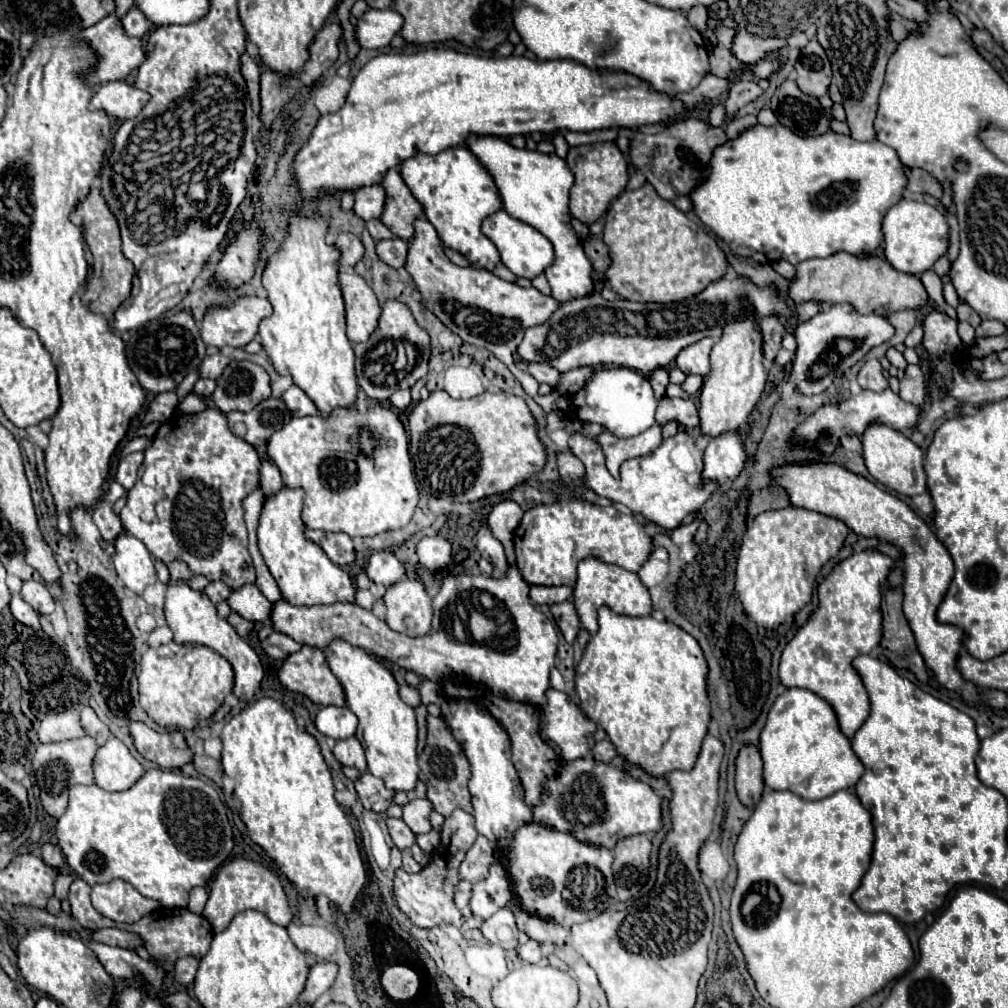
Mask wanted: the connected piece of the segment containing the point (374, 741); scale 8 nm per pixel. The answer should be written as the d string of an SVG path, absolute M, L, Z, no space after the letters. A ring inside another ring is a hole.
M336 639L326 649L330 671L344 687L346 707L358 717L356 737L362 741L368 771L384 781L392 791L412 791L418 781L418 755L416 755L416 715L398 695L398 683L394 675L382 667L368 651L348 645Z

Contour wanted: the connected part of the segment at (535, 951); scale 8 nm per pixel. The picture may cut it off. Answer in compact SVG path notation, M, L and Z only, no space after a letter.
M532 939L518 949L518 955L520 955L520 959L526 961L526 963L542 963L542 961L544 961L542 949L540 949L538 943L532 941Z

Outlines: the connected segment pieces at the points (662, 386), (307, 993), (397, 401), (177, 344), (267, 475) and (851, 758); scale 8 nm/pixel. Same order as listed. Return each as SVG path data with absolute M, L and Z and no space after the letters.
M666 369L652 371L650 373L650 383L652 383L652 389L654 389L656 399L662 399L664 397L664 391L666 391L666 385L668 385L668 371Z
M316 963L316 965L312 965L310 973L308 973L308 979L306 979L306 987L300 993L298 1003L314 1005L318 1001L318 997L324 995L332 987L332 983L336 979L336 973L338 973L336 963Z
M396 391L392 397L390 397L390 403L396 407L396 409L406 409L410 405L410 391Z
M180 311L176 315L164 315L146 323L130 335L126 341L126 359L132 373L138 377L140 385L150 393L174 391L180 381L194 371L206 355L206 345L200 339L200 331L194 323L190 311Z
M262 461L260 467L260 489L264 491L264 497L268 499L268 495L276 495L276 491L280 491L280 487L284 487L280 471L274 463L270 461Z
M786 689L770 707L766 723L760 731L760 755L764 763L764 785L774 791L792 791L802 799L824 799L840 789L852 789L862 777L864 767L850 747L850 739L842 735L834 709L808 689Z

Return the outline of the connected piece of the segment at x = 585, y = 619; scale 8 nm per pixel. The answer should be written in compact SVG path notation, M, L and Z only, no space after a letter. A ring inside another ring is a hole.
M582 559L578 563L578 581L574 587L574 607L580 617L582 627L594 635L598 631L598 619L596 613L602 605L608 605L612 611L618 615L628 615L628 617L644 617L652 613L652 601L648 589L642 585L636 573L626 571L616 565L606 565L598 559Z

